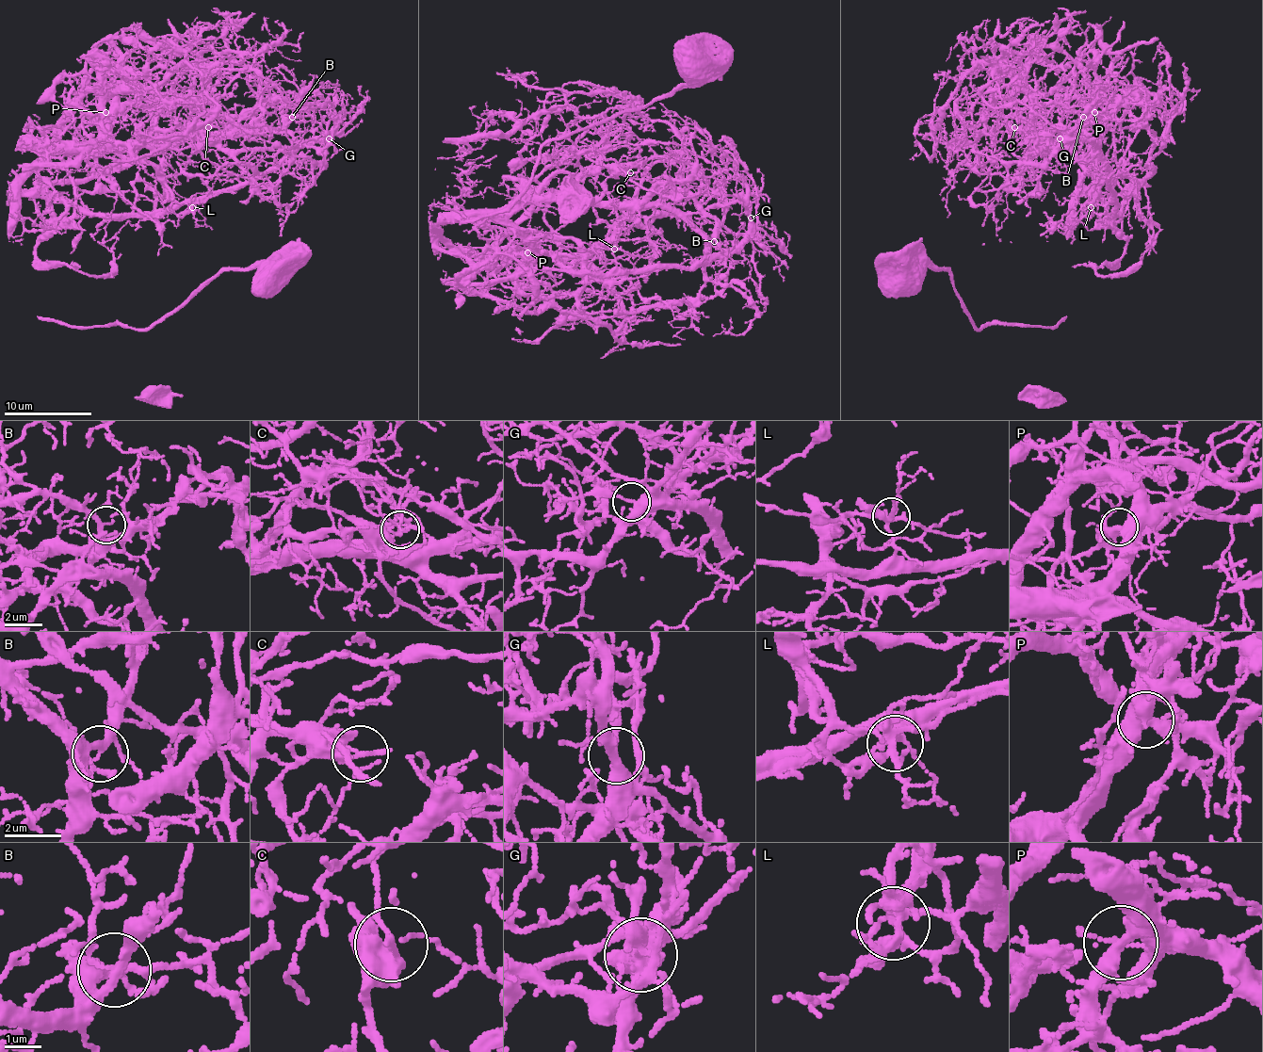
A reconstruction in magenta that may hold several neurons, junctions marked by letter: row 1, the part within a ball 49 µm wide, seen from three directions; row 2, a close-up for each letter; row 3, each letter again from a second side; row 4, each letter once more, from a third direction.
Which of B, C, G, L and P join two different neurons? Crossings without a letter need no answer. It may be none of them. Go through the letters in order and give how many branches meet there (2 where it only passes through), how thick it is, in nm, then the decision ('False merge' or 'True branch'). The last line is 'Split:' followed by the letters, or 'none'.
B: Branches: 3. Thickness 200 nm. True branch
C: Branches: 3. Thickness 150 nm. False merge
G: Branches: 3. Thickness 360 nm. False merge
L: Branches: 7. Thickness 280 nm. False merge
P: Branches: 3. Thickness 360 nm. True branch
Split: C, G, L

